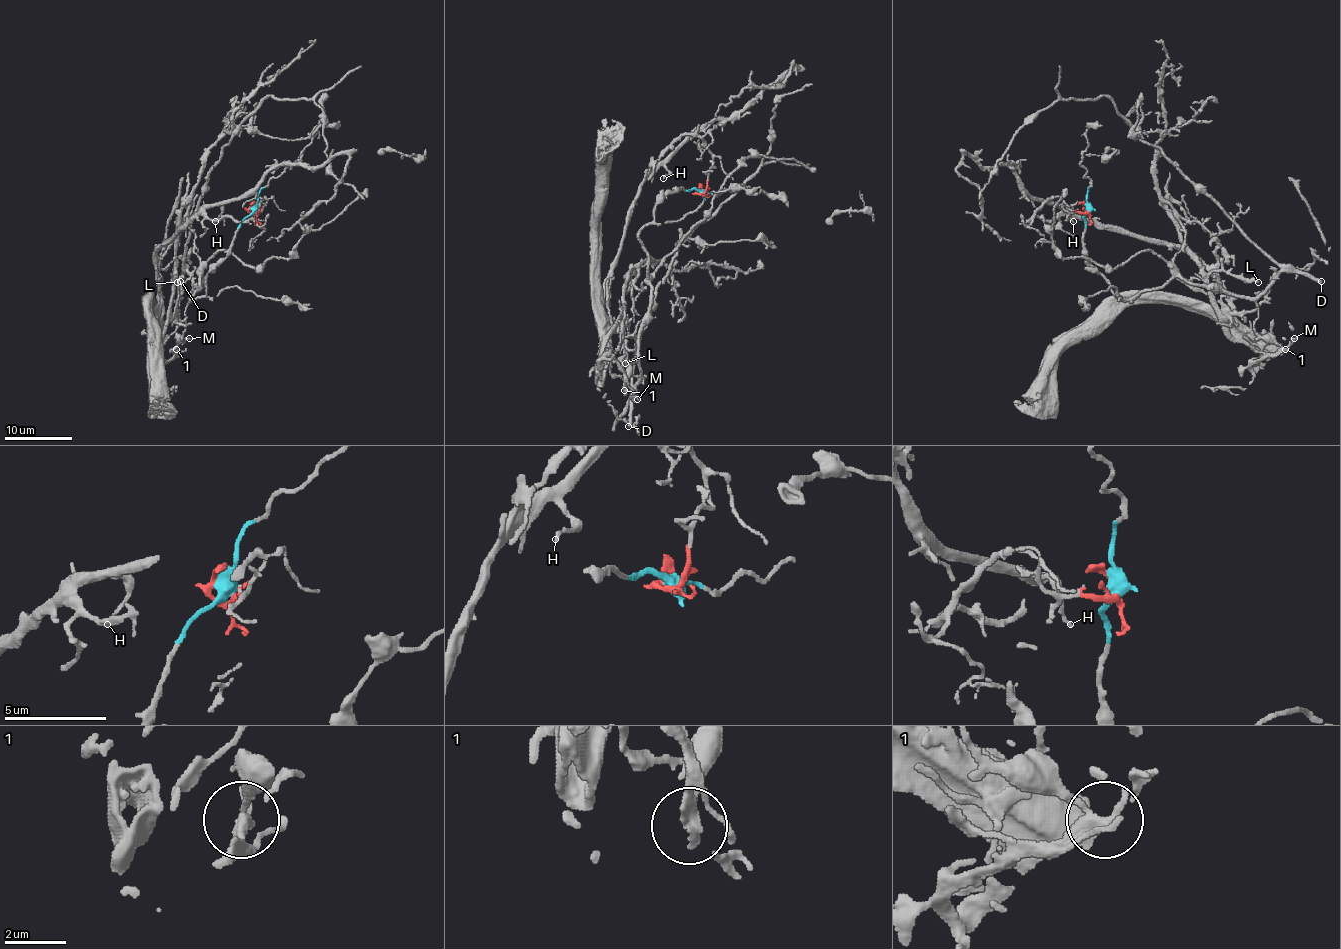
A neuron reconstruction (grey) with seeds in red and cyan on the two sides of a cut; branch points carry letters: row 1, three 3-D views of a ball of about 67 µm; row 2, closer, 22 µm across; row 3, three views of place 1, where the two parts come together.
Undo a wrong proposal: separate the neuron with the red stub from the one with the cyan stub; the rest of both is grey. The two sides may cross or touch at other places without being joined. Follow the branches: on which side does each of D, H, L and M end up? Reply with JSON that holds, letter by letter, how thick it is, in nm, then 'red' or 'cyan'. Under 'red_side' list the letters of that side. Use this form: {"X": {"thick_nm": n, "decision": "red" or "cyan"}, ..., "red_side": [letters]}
{"D": {"thick_nm": 400, "decision": "cyan"}, "H": {"thick_nm": 160, "decision": "red"}, "L": {"thick_nm": 200, "decision": "red"}, "M": {"thick_nm": 160, "decision": "red"}, "red_side": ["H", "L", "M"]}

